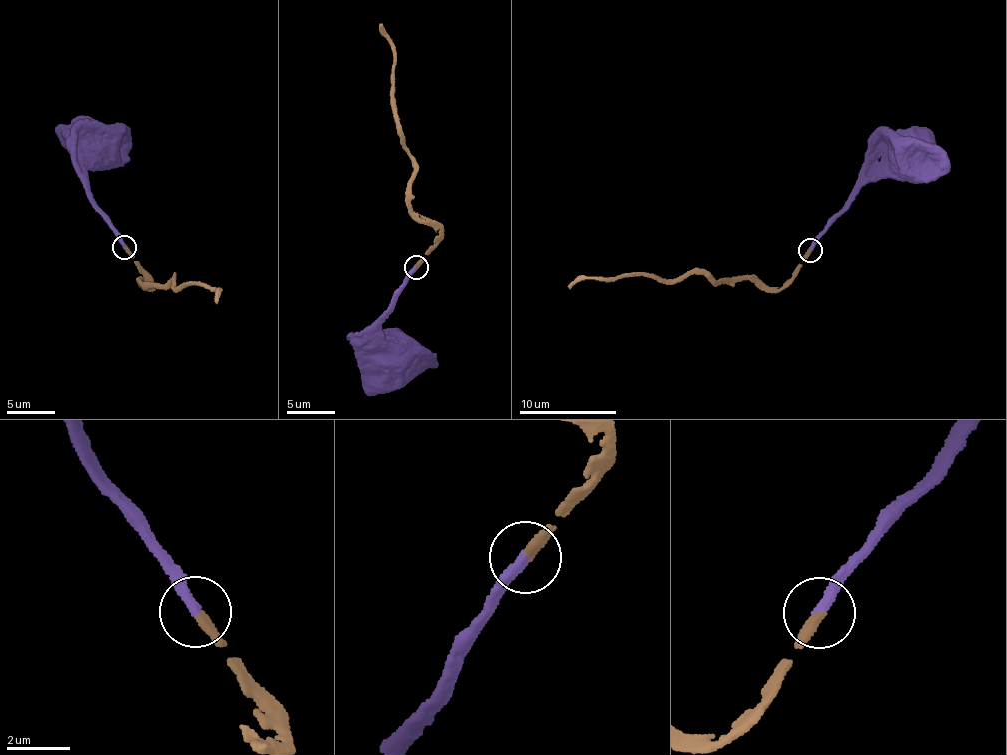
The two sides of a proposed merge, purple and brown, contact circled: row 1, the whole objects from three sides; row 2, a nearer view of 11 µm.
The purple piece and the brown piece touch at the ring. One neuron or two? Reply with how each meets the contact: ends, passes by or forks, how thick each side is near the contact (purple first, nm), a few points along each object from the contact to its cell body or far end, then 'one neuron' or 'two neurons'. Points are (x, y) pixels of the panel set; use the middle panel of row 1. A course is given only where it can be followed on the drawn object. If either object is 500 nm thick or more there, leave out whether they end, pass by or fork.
purple ends; brown ends; calibres 340 and 320 nm; course purple (416, 266), (369, 343), (368, 354), (382, 361); course brown (416, 266), (428, 255), (438, 233), (414, 213), (408, 201), (412, 156), (398, 131), (393, 46), (379, 25); one neuron

